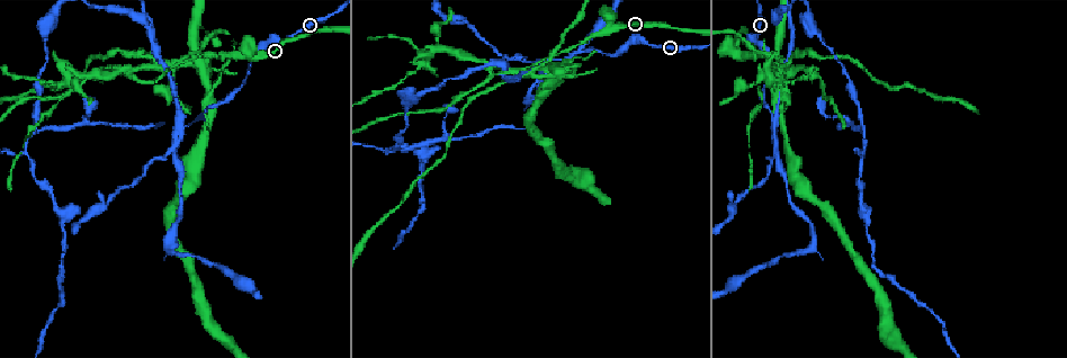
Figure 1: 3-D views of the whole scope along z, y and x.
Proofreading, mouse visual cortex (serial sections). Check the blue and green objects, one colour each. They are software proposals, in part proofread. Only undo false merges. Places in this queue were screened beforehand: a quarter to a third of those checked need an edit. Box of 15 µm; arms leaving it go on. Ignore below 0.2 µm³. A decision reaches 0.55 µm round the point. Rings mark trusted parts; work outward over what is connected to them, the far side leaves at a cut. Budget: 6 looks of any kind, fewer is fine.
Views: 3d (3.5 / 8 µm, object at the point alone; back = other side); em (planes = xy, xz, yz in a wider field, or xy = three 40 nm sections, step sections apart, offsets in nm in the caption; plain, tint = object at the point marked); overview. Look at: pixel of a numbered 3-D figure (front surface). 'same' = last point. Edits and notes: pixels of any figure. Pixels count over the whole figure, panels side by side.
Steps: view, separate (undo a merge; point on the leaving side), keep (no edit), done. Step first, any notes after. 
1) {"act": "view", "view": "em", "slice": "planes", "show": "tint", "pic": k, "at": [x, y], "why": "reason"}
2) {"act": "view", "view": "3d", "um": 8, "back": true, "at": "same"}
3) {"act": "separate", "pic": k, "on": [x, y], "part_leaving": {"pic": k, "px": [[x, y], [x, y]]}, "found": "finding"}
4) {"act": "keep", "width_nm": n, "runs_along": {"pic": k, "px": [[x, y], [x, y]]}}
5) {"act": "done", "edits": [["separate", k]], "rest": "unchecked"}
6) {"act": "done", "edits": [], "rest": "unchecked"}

{"act": "view", "view": "em", "slice": "xy", "step": 1, "show": "tint", "pic": 1, "at": [747, 56], "why": "sudden change in width"}

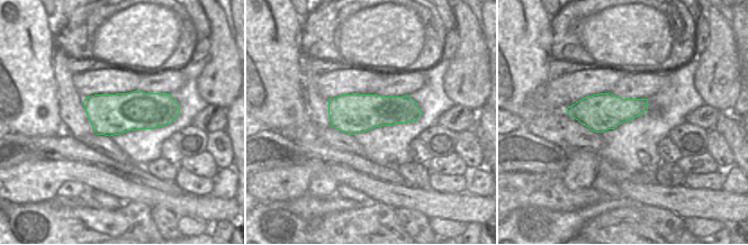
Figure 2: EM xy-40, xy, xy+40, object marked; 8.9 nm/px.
{"act": "view", "view": "3d", "um": 3.5, "at": "same"}

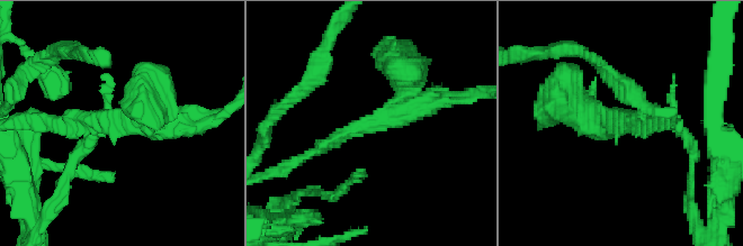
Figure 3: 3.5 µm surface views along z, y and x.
{"act": "keep", "arm_widths_nm": [150, 400], "runs_along": {"pic": 3, "px": [[433, 98], [350, 129], [298, 161]]}, "found": "one cell here"}

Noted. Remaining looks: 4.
{"act": "view", "view": "em", "slice": "xy", "step": 1, "show": "tint", "pic": 1, "at": [182, 128], "why": "side arm on a straight run"}

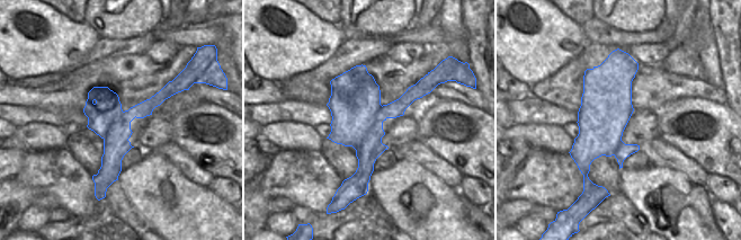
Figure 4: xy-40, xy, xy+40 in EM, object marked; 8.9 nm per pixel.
{"act": "view", "view": "3d", "um": 3.5, "at": "same"}

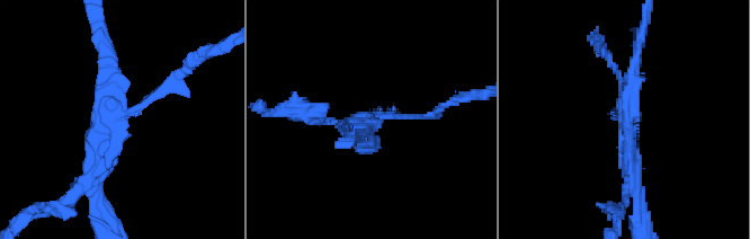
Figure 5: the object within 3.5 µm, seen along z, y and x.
{"act": "separate", "pic": 5, "on": [633, 88], "arm_widths_nm": [100, 150, 200], "border": {"pic": 4, "px": [[382, 106], [374, 125], [356, 150]]}, "found": "a second cell is stuck on"}

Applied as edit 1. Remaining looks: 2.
{"act": "view", "view": "3d", "um": 8, "pic": 1, "at": [804, 68], "why": "narrows sharply"}

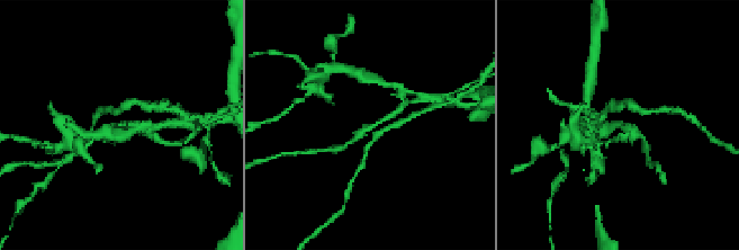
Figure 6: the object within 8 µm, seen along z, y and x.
{"act": "view", "view": "em", "slice": "xy", "step": 1, "show": "tint", "pic": 6, "at": [378, 121], "why": "now the EM"}

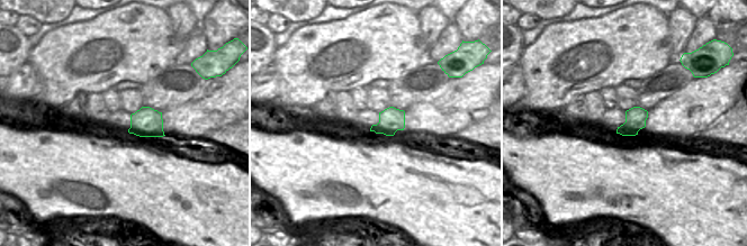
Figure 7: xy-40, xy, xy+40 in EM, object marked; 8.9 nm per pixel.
{"act": "keep", "runs_along": {"pic": 6, "px": [[402, 105], [395, 114], [352, 140]]}, "found": "one cell here"}

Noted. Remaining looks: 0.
{"act": "done", "edits": [["separate", 5]], "rest": "unchecked"}

